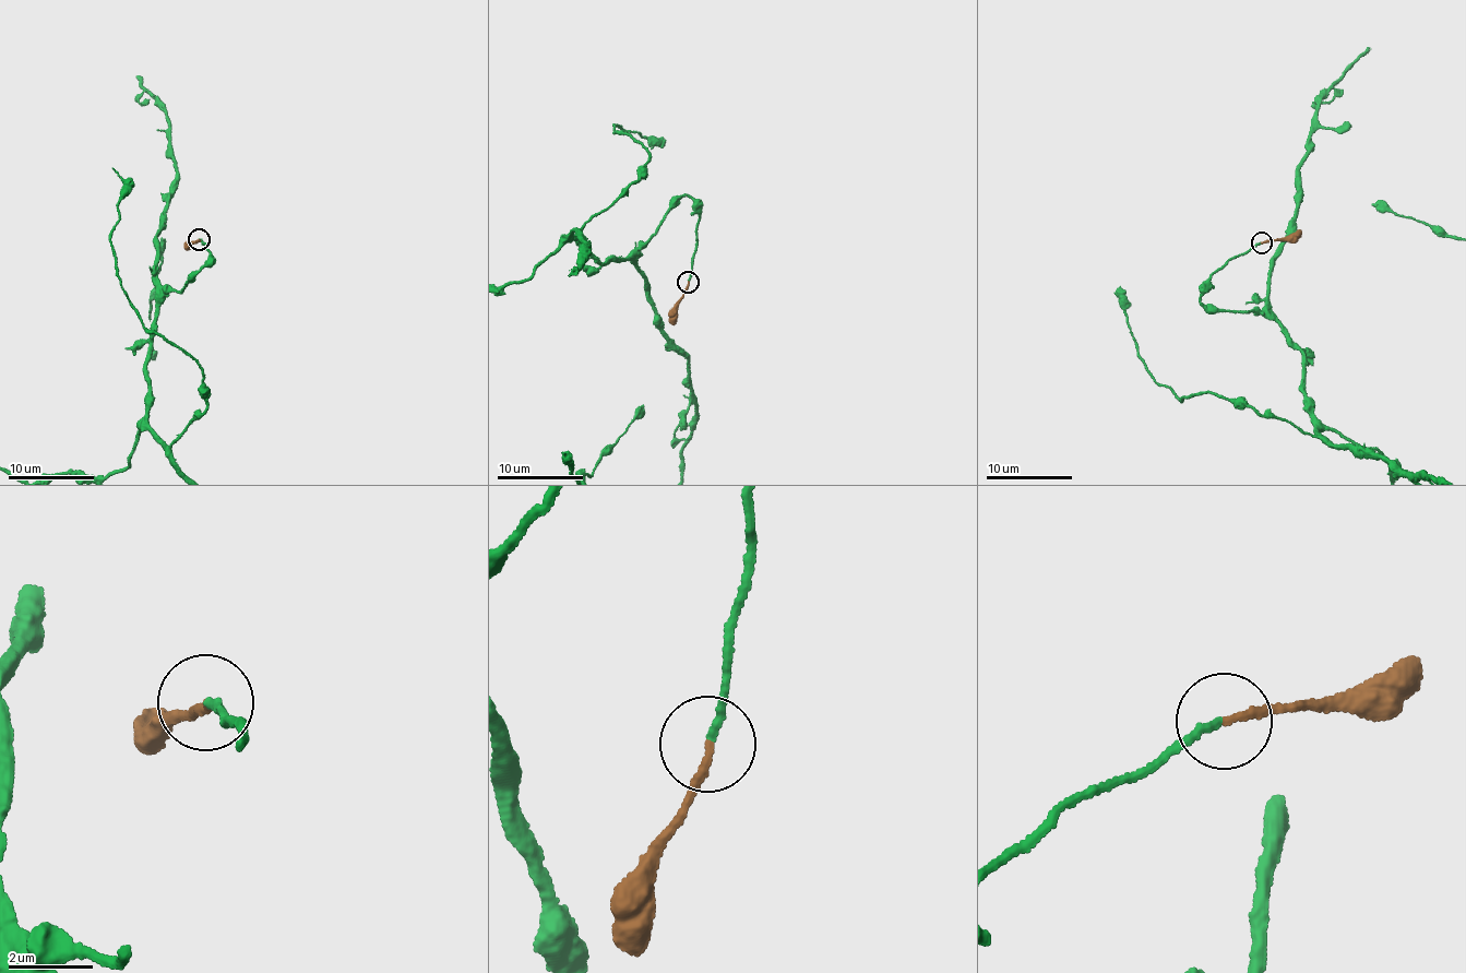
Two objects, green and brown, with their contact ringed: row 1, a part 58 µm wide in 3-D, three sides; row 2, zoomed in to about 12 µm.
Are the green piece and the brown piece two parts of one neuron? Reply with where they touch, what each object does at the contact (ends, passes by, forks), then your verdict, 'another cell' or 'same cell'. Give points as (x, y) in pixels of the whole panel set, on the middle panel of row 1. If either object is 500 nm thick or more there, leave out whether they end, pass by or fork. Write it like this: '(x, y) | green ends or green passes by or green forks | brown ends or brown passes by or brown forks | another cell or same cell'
(688, 282) | green ends | brown ends | same cell

